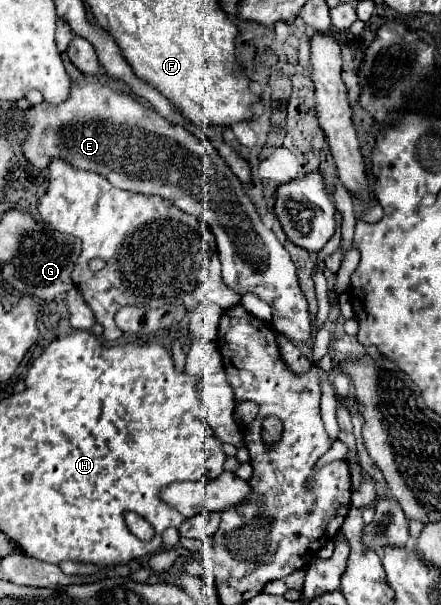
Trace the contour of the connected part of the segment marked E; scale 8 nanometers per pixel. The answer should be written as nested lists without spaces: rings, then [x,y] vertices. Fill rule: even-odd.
[[[59,19],[55,41],[69,79],[73,81],[71,93],[61,105],[41,103],[27,109],[29,135],[23,143],[23,153],[29,163],[43,169],[49,165],[49,159],[61,157],[79,169],[107,177],[119,189],[159,195],[177,205],[177,209],[205,221],[217,241],[225,285],[235,293],[253,293],[269,303],[273,309],[273,325],[279,333],[295,341],[309,339],[311,319],[297,283],[295,265],[273,231],[263,225],[237,175],[211,143],[199,139],[193,131],[173,125],[133,97],[113,91],[111,79],[103,79],[101,83],[77,71],[67,59],[67,47],[75,37],[71,27]]]

